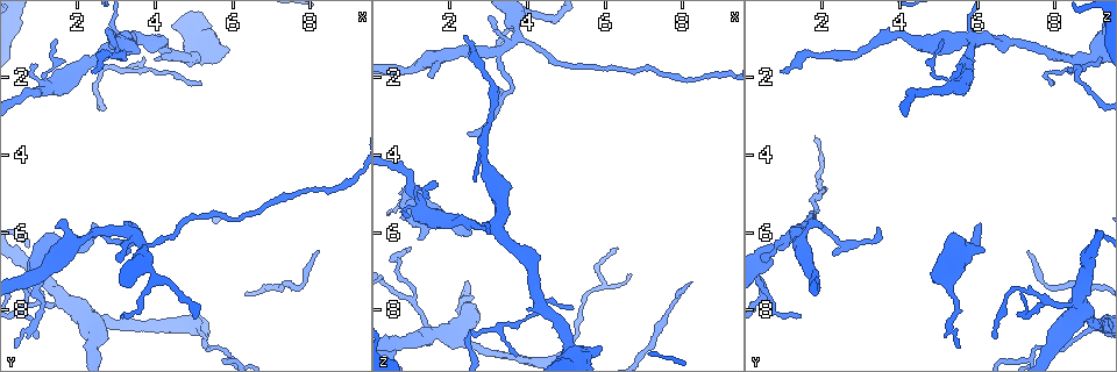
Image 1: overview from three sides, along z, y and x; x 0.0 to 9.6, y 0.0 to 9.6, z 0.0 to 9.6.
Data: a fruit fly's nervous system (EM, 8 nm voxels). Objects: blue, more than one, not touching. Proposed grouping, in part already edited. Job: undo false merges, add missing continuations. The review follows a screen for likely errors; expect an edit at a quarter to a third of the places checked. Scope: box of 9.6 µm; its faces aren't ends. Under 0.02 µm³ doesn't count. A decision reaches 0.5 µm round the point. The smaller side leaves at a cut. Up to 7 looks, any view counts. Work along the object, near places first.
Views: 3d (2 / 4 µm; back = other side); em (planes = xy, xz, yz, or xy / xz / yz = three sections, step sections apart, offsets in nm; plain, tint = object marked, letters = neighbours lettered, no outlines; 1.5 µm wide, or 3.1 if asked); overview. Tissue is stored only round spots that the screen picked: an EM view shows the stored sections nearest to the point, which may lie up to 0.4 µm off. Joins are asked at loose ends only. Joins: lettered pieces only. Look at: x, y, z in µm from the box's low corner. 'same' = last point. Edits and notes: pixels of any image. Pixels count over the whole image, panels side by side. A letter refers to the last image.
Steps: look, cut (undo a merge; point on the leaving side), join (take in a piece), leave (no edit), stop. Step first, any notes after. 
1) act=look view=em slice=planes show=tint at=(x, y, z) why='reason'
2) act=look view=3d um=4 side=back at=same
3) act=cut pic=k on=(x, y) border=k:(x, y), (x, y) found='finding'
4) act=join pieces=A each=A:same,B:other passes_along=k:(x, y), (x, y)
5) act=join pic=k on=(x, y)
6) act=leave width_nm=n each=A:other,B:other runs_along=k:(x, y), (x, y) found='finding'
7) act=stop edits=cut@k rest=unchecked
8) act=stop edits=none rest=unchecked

act=look view=em slice=xz step=8 show=plain at=(2.35, 5.75, 6.10) why='free end'

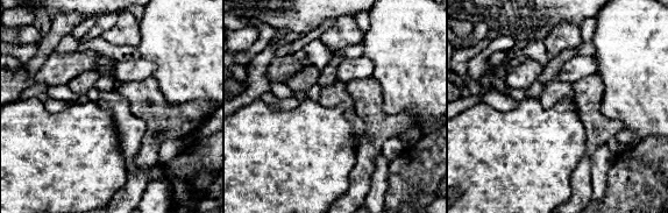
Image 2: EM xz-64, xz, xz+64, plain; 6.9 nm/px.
act=look view=em slice=xz step=8 show=letters at=same why='see the neighbours'

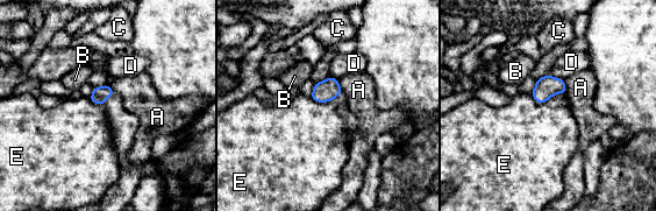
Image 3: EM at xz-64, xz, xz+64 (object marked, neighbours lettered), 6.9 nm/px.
act=leave each=A:other,B:other,C:other,D:other,E:other border=3:(564, 93), (542, 103), (530, 95) found='none of them fits'

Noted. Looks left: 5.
act=look view=em slice=planes show=tint at=(2.25, 8.20, 8.65) why='calibre changes'

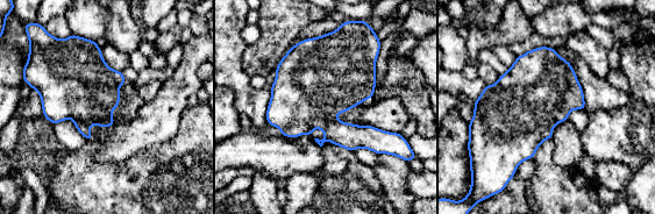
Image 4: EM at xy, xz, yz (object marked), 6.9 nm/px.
act=look view=em slice=planes show=letters at=same why='what lies round it'

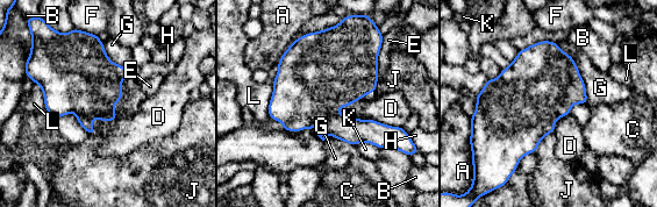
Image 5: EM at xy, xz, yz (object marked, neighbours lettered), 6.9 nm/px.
act=leave each=A:other,B:other,C:other,D:other,E:other,F:other,G:other,H:other,J:other,K:other,L:other found='all the same neuron'

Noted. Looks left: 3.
act=look view=3d um=4 at=(2.45, 1.85, 0.90) why='end of a long branch'

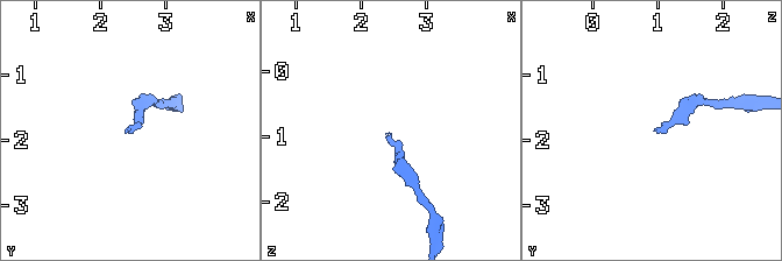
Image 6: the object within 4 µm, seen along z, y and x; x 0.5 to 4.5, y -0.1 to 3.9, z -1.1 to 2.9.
act=look view=em slice=planes show=plain at=(2.40, 1.80, 0.95) why='shape alone is not enough'

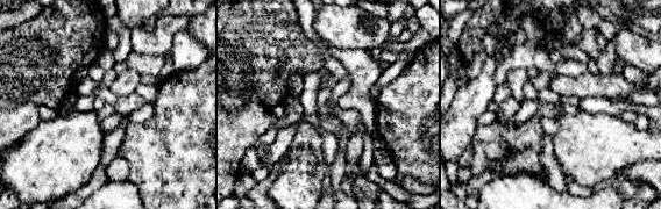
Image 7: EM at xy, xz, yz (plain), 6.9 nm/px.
act=look view=em slice=planes show=letters at=same why='see the neighbours'

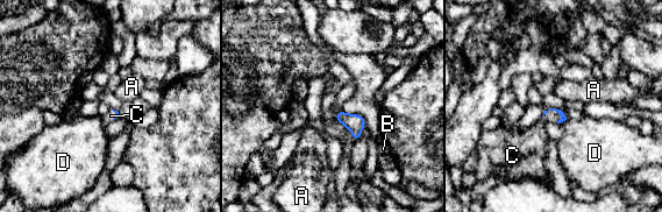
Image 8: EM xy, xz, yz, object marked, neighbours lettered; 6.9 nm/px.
act=join pieces=C longest_contact=C:140nm each=A:other,B:other,C:same,D:other found='it goes on there'

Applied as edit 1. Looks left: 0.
act=stop edits=join@8 rest=unchecked

